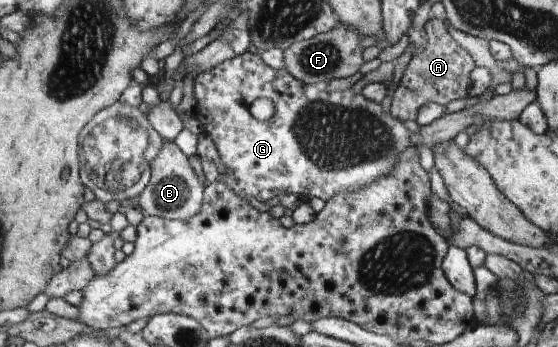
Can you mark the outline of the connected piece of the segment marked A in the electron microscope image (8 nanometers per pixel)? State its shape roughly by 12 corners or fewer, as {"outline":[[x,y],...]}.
{"outline":[[426,23],[428,45],[403,69],[390,112],[420,120],[429,102],[467,99],[472,53],[447,23]]}

